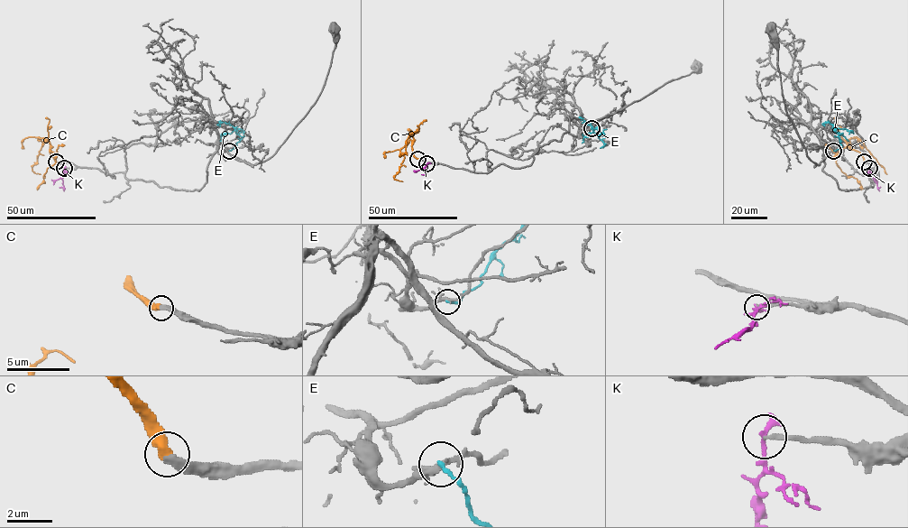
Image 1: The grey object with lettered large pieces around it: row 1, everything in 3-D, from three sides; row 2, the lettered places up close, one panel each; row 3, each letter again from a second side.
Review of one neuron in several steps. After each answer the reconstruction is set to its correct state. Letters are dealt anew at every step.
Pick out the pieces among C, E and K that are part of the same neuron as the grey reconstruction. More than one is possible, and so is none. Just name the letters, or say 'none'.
C

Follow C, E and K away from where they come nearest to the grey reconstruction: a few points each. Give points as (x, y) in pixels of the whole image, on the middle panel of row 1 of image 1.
C: (417, 159), (414, 155), (410, 140), (400, 150), (404, 158), (394, 179), (402, 181)
E: (591, 128), (597, 134), (604, 134), (586, 124), (581, 116), (582, 119)
K: (426, 163), (424, 168), (426, 172), (421, 174)

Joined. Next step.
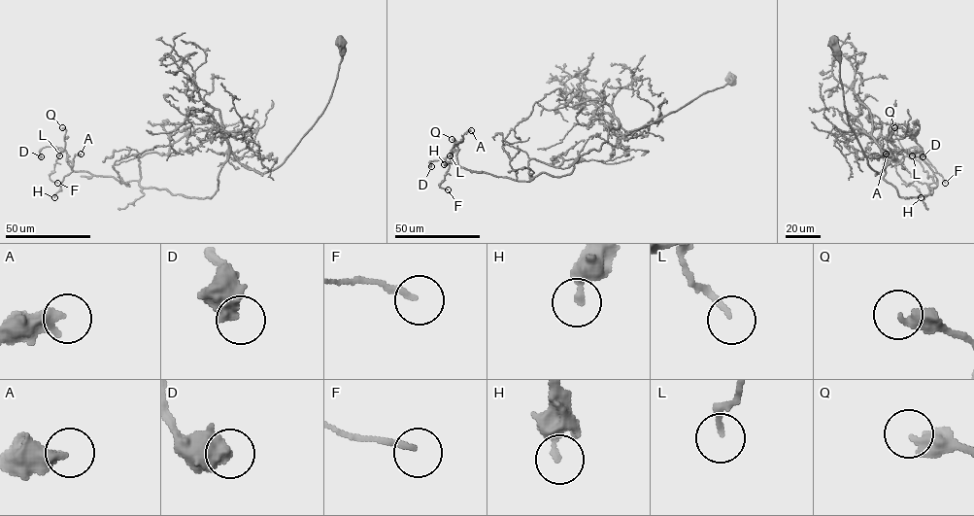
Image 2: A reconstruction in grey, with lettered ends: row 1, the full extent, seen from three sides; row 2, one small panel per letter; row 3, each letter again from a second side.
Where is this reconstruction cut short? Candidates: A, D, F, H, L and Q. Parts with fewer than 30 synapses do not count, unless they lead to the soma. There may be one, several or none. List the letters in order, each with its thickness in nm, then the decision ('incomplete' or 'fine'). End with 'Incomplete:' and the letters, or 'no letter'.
A: 440 nm | fine
D: 650 nm | fine
F: 170 nm | fine
H: 320 nm | fine
L: 150 nm | fine
Q: 440 nm | fine
Incomplete: no letter

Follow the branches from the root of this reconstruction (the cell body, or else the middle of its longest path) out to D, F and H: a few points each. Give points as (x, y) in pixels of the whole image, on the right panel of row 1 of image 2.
D: (834, 42), (869, 165), (885, 168), (883, 151), (884, 179), (919, 197), (937, 181), (905, 150), (923, 156)
F: (834, 42), (869, 165), (883, 151), (899, 196), (931, 194), (917, 147), (945, 183)
H: (834, 42), (868, 164), (883, 151), (908, 198), (937, 185), (918, 161), (895, 165), (921, 197)

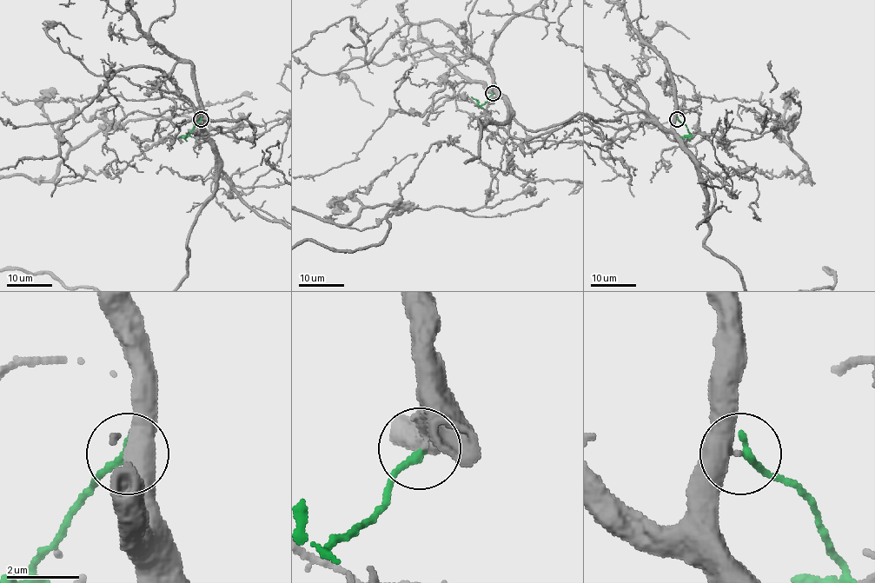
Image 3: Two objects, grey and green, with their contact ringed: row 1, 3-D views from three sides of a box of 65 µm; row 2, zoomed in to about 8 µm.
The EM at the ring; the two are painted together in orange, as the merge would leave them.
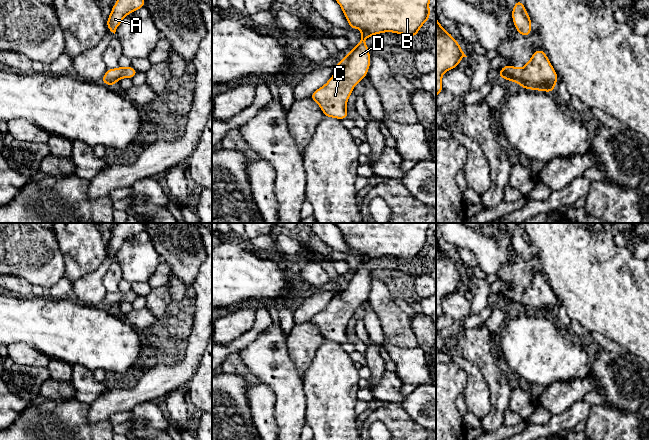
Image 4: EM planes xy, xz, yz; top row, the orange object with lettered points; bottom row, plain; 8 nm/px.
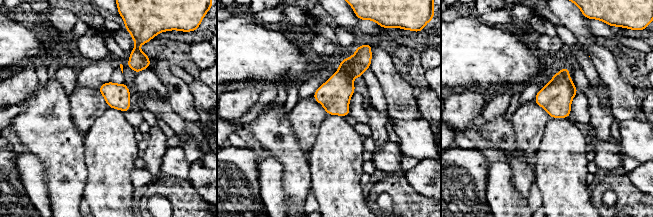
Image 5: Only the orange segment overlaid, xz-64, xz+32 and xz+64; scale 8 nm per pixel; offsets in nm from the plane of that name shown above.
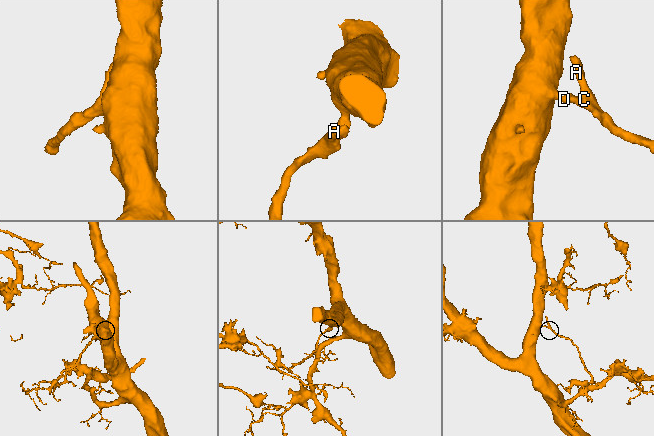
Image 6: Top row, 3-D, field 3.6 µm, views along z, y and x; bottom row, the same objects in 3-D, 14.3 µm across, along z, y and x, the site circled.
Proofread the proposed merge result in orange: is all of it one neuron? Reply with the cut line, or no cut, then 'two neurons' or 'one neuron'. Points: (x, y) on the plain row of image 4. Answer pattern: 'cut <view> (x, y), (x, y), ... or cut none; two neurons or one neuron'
cut none; one neuron

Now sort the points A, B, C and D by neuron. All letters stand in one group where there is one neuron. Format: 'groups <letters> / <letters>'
groups A B C D

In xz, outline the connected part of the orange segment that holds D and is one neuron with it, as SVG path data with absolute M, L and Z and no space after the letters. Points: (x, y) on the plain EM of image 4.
M335 223L335 225L341 230L350 254L359 252L362 255L359 260L361 264L342 285L336 286L333 300L324 310L314 315L310 322L320 330L325 341L344 344L348 341L347 324L353 316L353 311L367 301L370 291L369 272L364 264L383 256L416 261L419 253L430 242L430 223Z

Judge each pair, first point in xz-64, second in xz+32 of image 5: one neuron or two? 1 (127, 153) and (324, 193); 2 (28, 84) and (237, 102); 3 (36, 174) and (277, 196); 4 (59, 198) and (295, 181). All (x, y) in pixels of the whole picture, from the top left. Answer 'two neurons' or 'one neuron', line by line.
1: one neuron
2: one neuron
3: one neuron
4: one neuron

